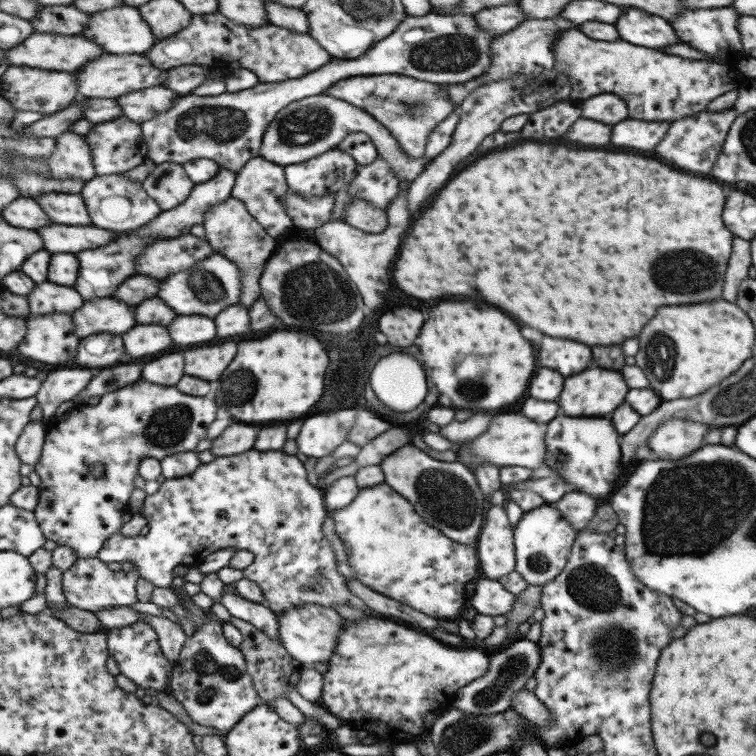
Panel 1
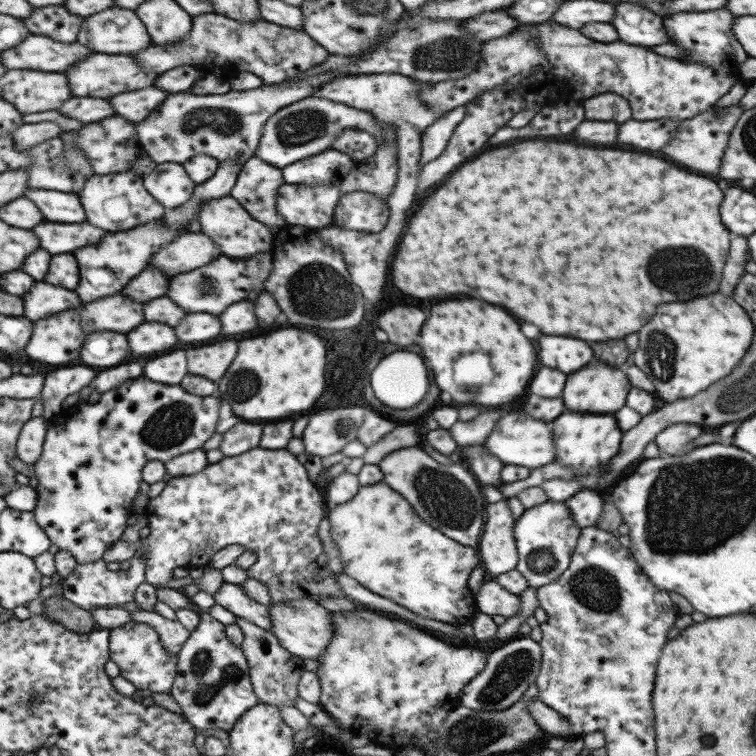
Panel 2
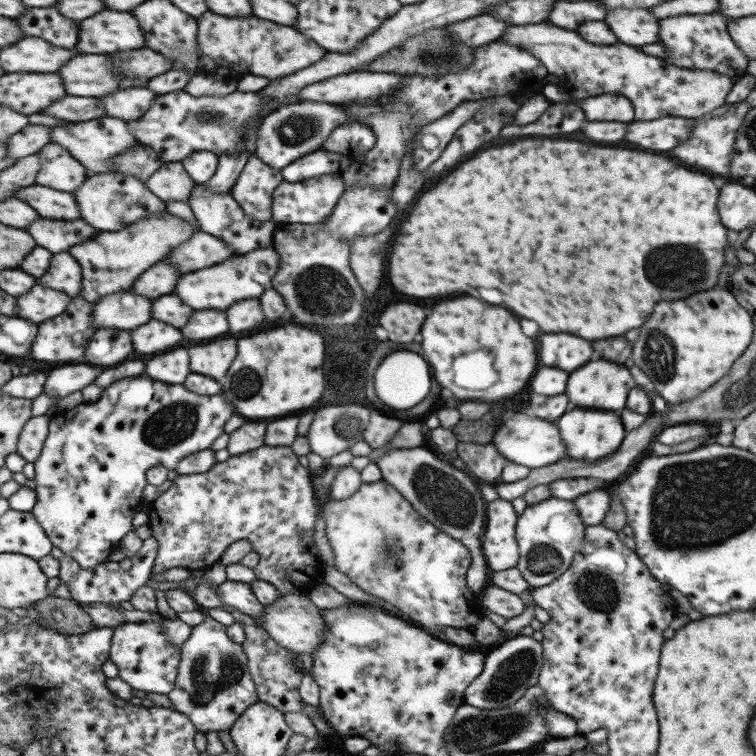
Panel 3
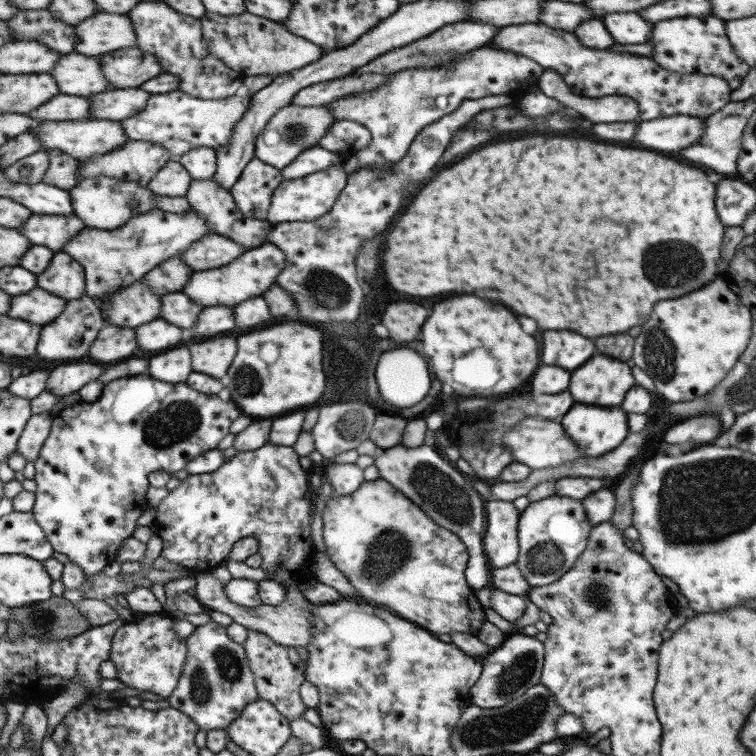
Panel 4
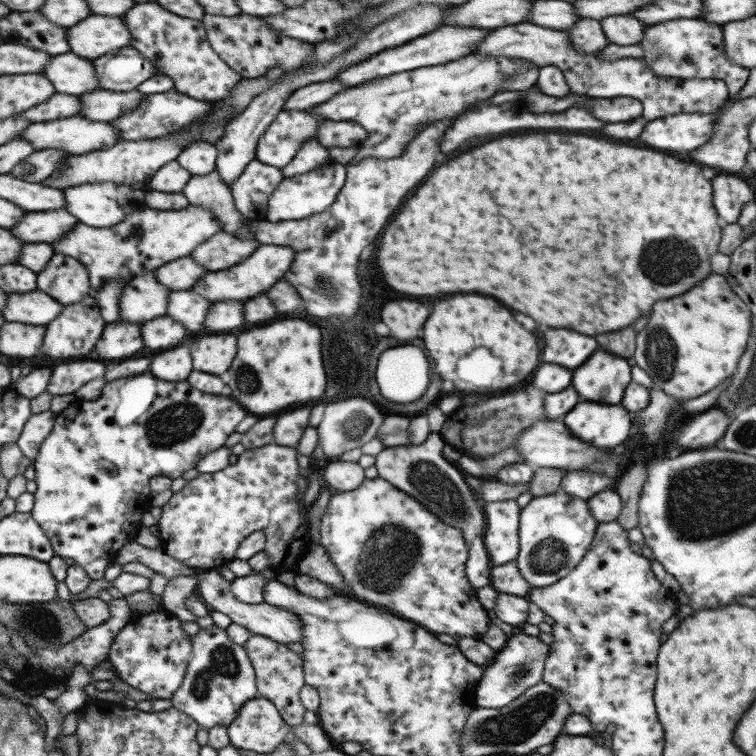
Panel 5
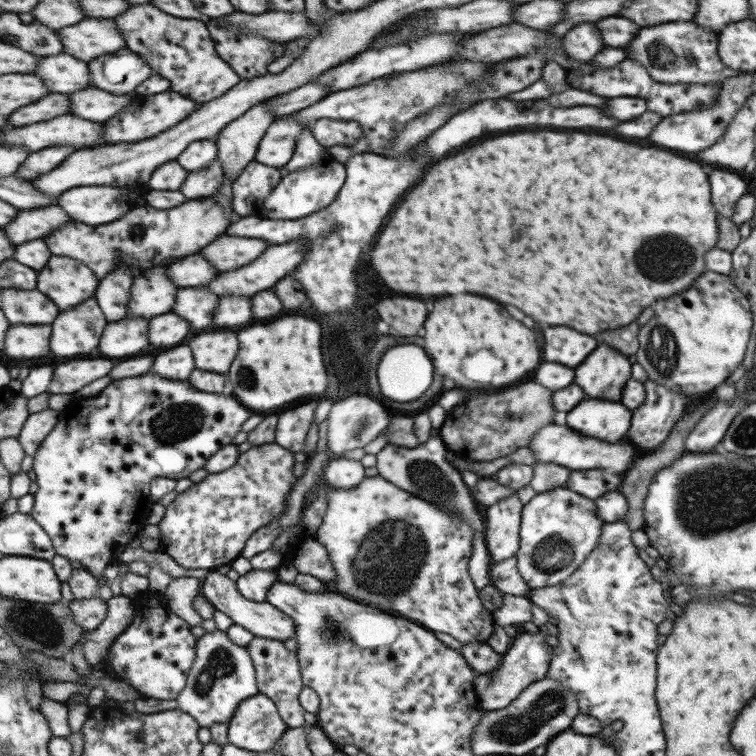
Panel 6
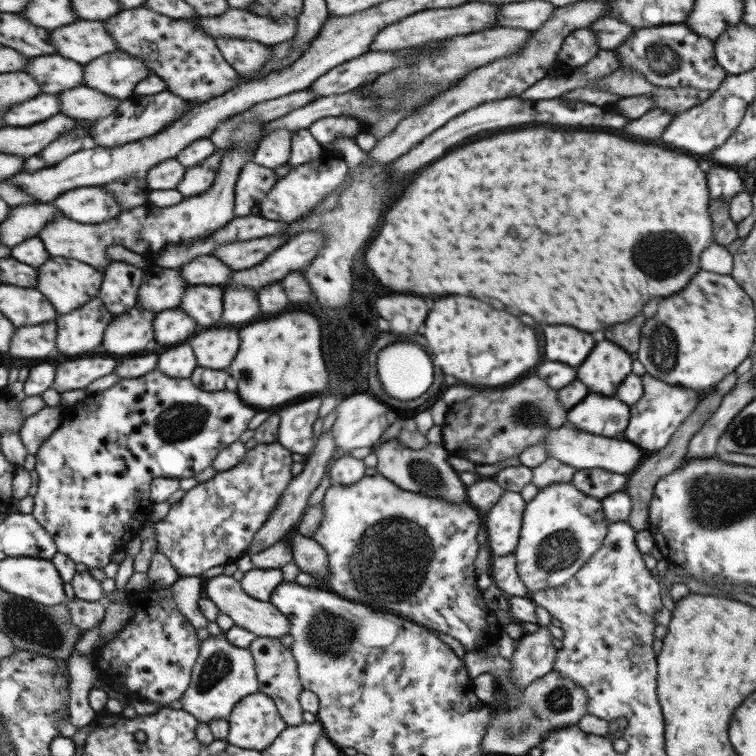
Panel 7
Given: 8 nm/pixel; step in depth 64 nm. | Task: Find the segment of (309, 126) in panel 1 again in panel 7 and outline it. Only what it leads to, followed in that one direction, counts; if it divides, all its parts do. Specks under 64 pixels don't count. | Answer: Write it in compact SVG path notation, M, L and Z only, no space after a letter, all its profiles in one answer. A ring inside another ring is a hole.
M275 129L266 134L255 146L251 162L269 169L276 169L287 162L291 135L295 131Z

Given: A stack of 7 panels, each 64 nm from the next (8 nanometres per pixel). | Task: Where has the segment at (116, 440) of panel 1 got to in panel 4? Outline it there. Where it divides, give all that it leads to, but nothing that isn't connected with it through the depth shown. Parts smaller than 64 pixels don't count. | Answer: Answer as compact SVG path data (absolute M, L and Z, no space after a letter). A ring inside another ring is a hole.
M147 374L107 382L96 400L77 402L54 414L49 434L33 461L37 488L30 511L52 551L65 555L86 576L101 572L121 542L132 537L135 520L145 508L147 475L155 471L173 475L185 469L192 458L216 448L239 414L233 402L220 400L217 395L197 392L182 382L157 382Z

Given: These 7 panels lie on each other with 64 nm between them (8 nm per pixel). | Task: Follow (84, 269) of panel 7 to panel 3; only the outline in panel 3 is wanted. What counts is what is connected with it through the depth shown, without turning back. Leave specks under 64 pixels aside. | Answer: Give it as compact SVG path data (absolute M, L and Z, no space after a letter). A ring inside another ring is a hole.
M59 252L51 256L51 262L45 274L35 280L37 280L36 284L60 290L67 296L77 297L81 288L81 278L79 264L67 252Z

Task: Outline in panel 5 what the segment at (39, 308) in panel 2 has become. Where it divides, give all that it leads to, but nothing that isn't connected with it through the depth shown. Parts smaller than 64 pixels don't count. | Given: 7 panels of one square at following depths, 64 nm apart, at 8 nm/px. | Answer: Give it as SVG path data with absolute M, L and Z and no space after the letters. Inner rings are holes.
M40 290L10 292L5 295L5 306L1 309L4 320L43 326L51 322L63 308L56 300Z

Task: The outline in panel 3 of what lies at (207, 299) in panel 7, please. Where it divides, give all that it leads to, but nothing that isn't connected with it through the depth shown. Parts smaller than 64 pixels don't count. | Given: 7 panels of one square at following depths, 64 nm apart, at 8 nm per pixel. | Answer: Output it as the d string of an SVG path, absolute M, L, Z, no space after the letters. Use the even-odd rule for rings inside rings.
M175 294L161 295L152 299L151 318L167 322L175 328L181 328L188 318L192 315L193 308L188 304L182 303L182 300Z

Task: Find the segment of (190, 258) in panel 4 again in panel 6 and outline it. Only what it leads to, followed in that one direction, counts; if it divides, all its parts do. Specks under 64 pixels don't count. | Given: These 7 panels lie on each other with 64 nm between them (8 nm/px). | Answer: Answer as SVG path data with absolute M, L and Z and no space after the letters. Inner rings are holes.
M224 232L206 244L199 253L219 272L239 269L253 262L270 244L256 238L239 238Z

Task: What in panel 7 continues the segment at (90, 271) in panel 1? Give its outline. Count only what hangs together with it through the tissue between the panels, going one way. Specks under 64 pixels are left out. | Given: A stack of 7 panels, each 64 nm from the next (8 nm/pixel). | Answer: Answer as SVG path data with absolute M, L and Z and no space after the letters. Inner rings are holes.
M253 149L225 151L220 157L212 185L202 194L184 197L183 200L171 206L158 207L143 204L135 210L121 212L117 218L111 218L101 224L93 224L93 226L71 222L65 216L55 216L51 218L51 222L47 222L41 228L37 236L49 256L75 258L79 262L87 262L89 266L101 272L105 271L107 265L112 262L106 255L106 248L112 244L121 245L131 252L140 254L150 264L154 263L155 258L164 249L164 245L190 243L211 234L235 217L232 213L235 181L241 167L251 160L253 151Z

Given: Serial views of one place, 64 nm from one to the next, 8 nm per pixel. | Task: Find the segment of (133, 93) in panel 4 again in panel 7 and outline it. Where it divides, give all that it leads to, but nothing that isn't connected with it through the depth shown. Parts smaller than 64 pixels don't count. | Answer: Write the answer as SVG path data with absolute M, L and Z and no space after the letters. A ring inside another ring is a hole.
M77 86L71 90L63 90L57 94L58 112L69 118L86 120L91 123L104 116L110 115L121 100L107 98L87 86Z

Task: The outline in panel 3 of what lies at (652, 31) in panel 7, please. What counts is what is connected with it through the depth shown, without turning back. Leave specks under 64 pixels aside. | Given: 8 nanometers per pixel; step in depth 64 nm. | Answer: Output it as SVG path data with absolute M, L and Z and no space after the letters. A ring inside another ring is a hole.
M683 14L659 20L659 44L665 46L665 62L681 68L711 70L724 74L733 82L744 75L748 58L728 35L728 18L721 14Z

